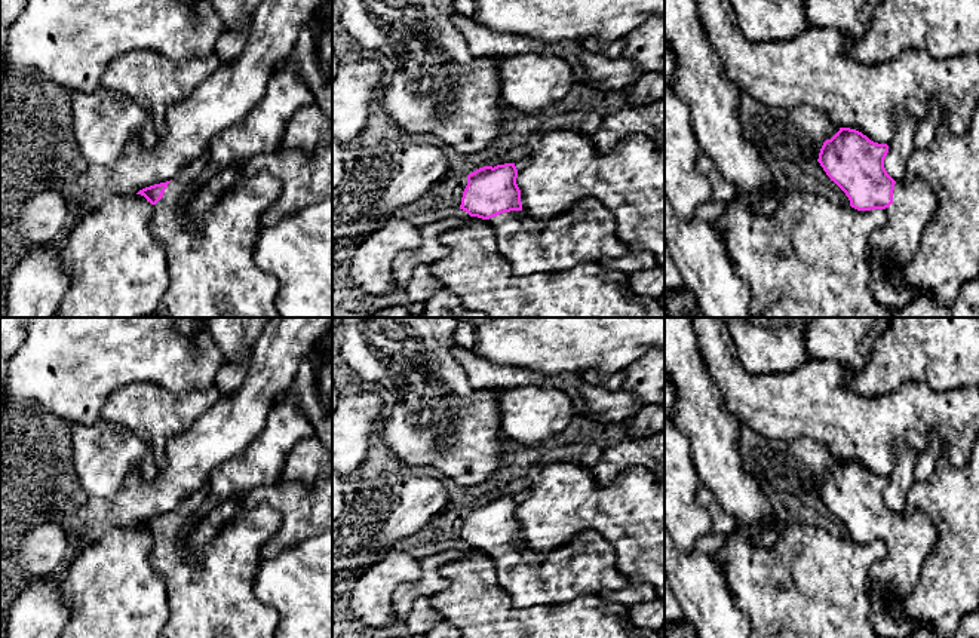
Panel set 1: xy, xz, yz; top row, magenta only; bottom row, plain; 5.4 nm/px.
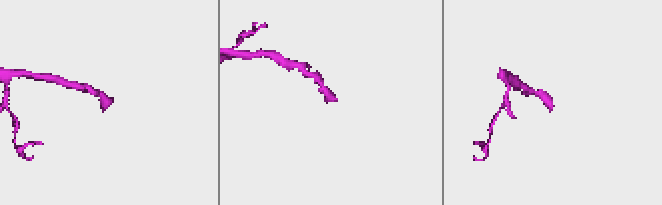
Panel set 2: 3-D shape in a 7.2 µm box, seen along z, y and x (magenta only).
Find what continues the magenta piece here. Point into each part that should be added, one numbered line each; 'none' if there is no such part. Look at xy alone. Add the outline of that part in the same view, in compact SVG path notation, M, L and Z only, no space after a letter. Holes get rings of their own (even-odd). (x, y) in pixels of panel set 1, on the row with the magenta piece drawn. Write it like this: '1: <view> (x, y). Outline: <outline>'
1: xy (217, 278). Outline: M288 61L282 62L271 74L266 95L257 107L239 123L214 135L205 150L172 178L163 197L153 205L150 231L166 251L171 277L162 300L162 309L169 318L280 318L279 282L273 274L261 270L254 260L264 217L280 197L280 180L263 168L225 188L203 217L191 217L188 205L196 191L217 172L274 151L285 135L289 117L298 108L314 102L314 95L300 70Z

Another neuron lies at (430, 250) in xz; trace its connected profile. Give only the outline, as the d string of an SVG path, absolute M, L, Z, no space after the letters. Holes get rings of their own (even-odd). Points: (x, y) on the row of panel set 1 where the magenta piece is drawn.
M457 208L448 209L441 220L420 228L421 243L415 249L403 249L396 254L392 264L392 276L398 288L405 288L418 266L432 264L442 260L448 249L441 242L441 236L457 226L463 226L470 215Z

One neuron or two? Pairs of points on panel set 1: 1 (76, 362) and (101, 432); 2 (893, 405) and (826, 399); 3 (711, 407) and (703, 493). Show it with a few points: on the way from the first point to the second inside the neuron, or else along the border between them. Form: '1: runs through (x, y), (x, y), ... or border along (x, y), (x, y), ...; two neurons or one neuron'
1: border along (100, 416), (88, 425), (73, 423); two neurons
2: runs through (877, 408), (843, 408); one neuron
3: border along (700, 484), (729, 511); two neurons

